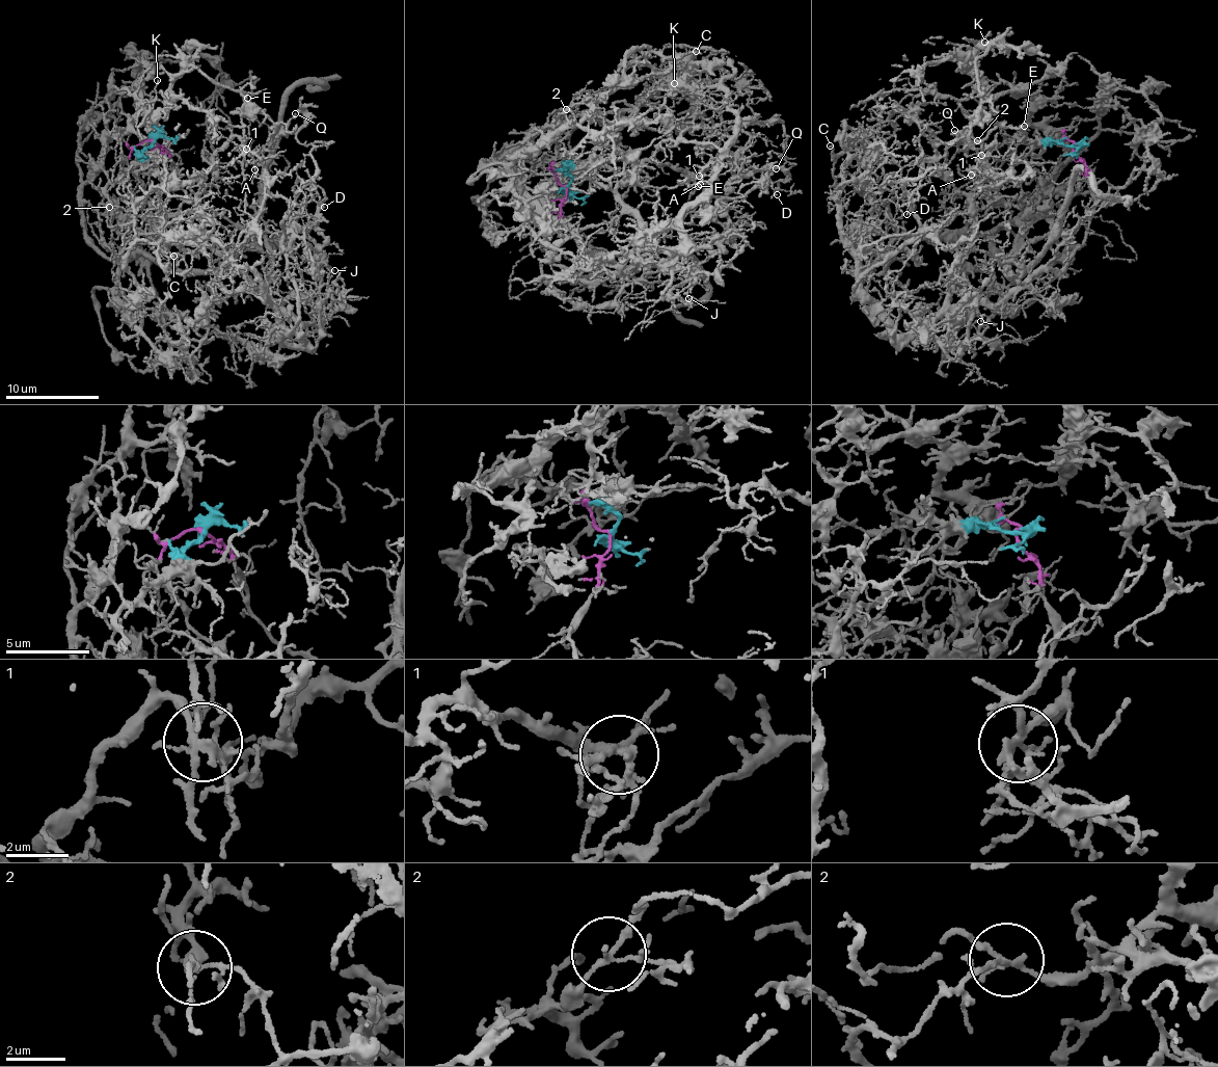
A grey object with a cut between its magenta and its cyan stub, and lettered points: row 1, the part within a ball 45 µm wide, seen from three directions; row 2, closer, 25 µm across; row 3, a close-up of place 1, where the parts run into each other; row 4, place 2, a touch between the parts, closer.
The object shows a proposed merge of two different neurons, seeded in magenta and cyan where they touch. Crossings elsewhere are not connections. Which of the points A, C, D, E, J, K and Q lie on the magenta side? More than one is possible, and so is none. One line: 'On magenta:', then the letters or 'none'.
On magenta: A, D, J

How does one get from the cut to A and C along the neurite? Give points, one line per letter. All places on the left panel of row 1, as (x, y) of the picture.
A: (153, 142), (234, 223), (237, 263), (265, 290), (204, 244), (197, 209), (201, 172), (236, 137), (254, 170)
C: (153, 142), (105, 187), (109, 227), (131, 223), (145, 196), (132, 209), (135, 234), (164, 265), (173, 256)

